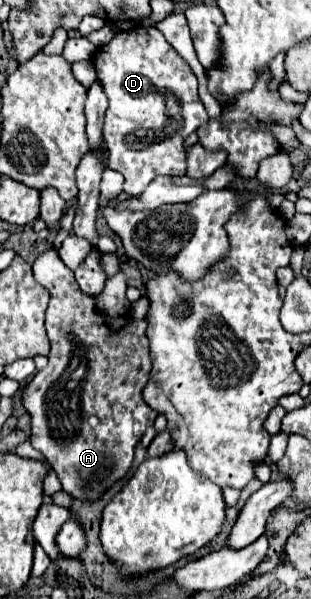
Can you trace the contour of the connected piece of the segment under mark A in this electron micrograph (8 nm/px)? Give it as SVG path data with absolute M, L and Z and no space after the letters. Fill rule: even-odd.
M53 246L43 252L31 268L35 280L51 294L45 320L47 336L51 340L49 364L33 376L23 392L23 404L33 418L31 444L49 460L67 494L79 500L97 500L109 486L129 472L137 442L157 418L157 412L147 406L141 396L151 370L149 340L145 336L147 320L135 320L131 314L113 318L99 312L95 306L97 298L79 290L73 270L63 266L63 260Z

